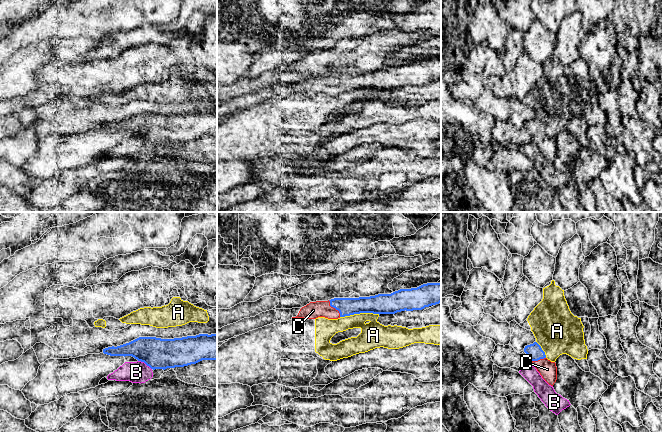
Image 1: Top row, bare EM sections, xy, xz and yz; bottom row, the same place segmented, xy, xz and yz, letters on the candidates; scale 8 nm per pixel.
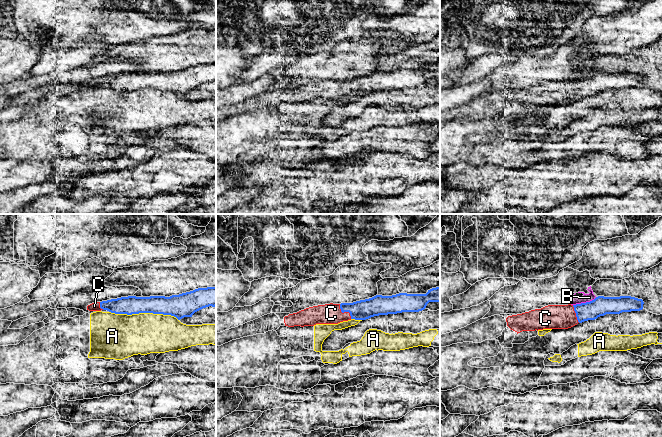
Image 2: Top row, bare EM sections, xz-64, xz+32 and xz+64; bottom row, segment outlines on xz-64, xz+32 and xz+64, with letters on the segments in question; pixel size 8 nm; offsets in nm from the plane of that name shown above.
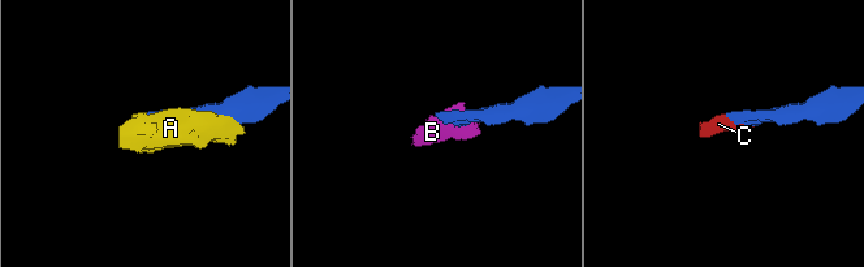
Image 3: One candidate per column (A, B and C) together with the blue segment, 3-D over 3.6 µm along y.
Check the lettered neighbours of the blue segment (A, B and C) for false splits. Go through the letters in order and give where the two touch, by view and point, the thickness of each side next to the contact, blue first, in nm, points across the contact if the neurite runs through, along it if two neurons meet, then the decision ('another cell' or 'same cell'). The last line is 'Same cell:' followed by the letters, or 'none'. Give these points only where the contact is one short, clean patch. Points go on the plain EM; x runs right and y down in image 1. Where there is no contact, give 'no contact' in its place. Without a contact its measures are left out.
A: meets blue in xz at (359, 89); 160 nm thick on the blue side, 220 nm on the other; another cell
B: meets blue in xy at (145, 139); 240 nm thick on the blue side, 180 nm on the other; border along xy (138, 136), (145, 139), (151, 145); another cell
C: meets blue in xz at (334, 83); 140 nm thick on the blue side, 140 nm on the other; runs through xz (346, 82), (334, 83), (313, 86); same cell
Same cell: C

